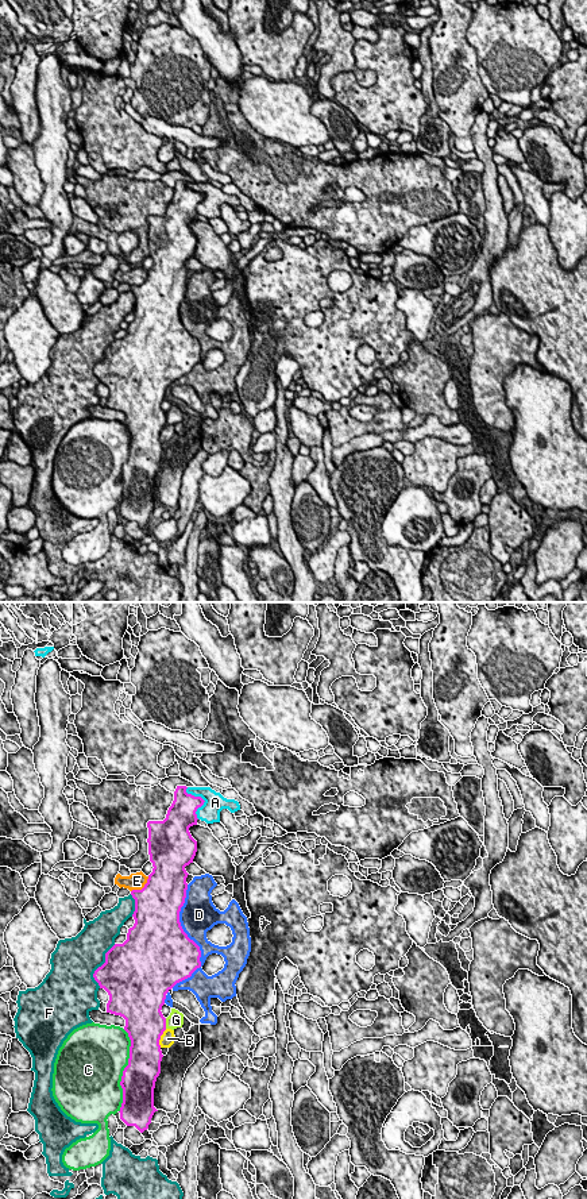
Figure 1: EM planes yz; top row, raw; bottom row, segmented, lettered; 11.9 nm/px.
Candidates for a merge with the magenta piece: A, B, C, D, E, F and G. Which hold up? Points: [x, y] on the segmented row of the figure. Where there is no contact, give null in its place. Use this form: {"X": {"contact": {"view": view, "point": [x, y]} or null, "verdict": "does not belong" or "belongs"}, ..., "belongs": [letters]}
{"A": {"contact": {"view": "yz", "point": [203, 800]}, "verdict": "does not belong"}, "B": {"contact": {"view": "yz", "point": [159, 1038]}, "verdict": "does not belong"}, "C": {"contact": {"view": "yz", "point": [123, 1071]}, "verdict": "does not belong"}, "D": {"contact": {"view": "yz", "point": [192, 940]}, "verdict": "does not belong"}, "E": {"contact": {"view": "yz", "point": [143, 887]}, "verdict": "does not belong"}, "F": {"contact": {"view": "yz", "point": [101, 966]}, "verdict": "does not belong"}, "G": {"contact": {"view": "yz", "point": [165, 1024]}, "verdict": "does not belong"}, "belongs": []}

